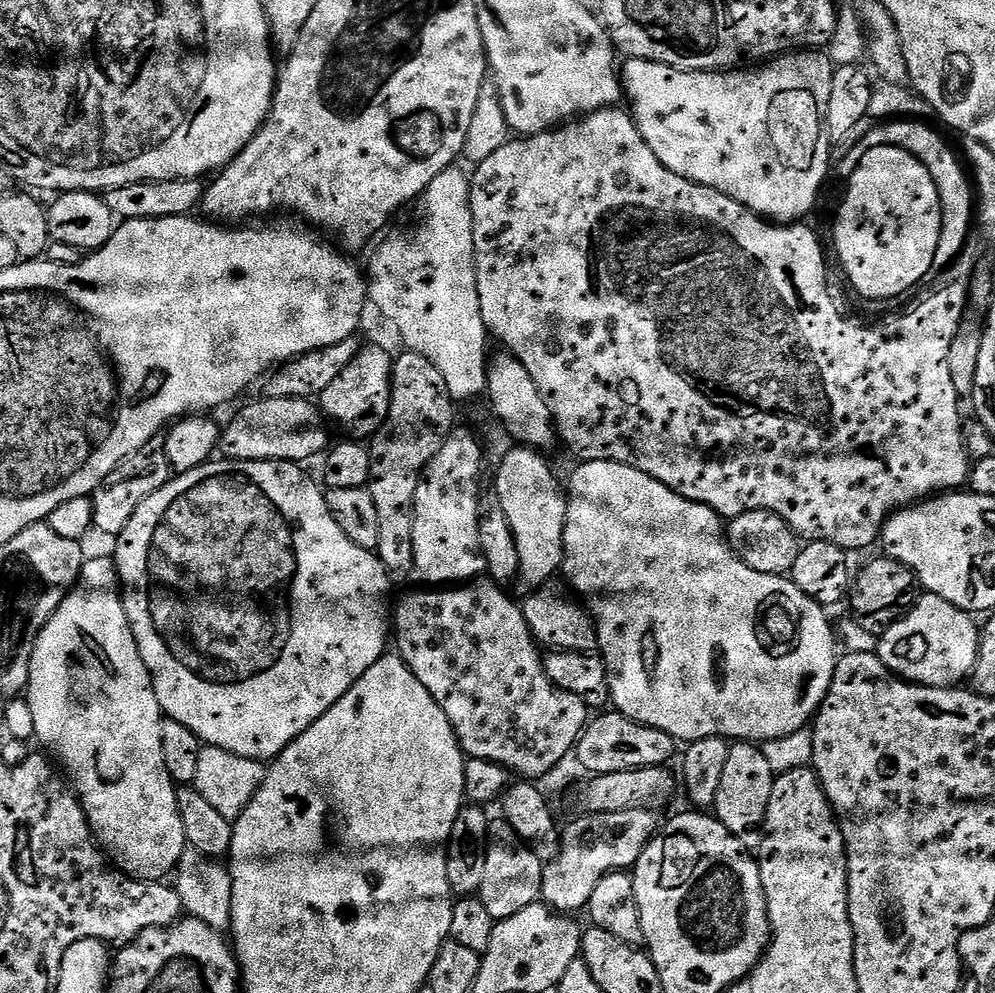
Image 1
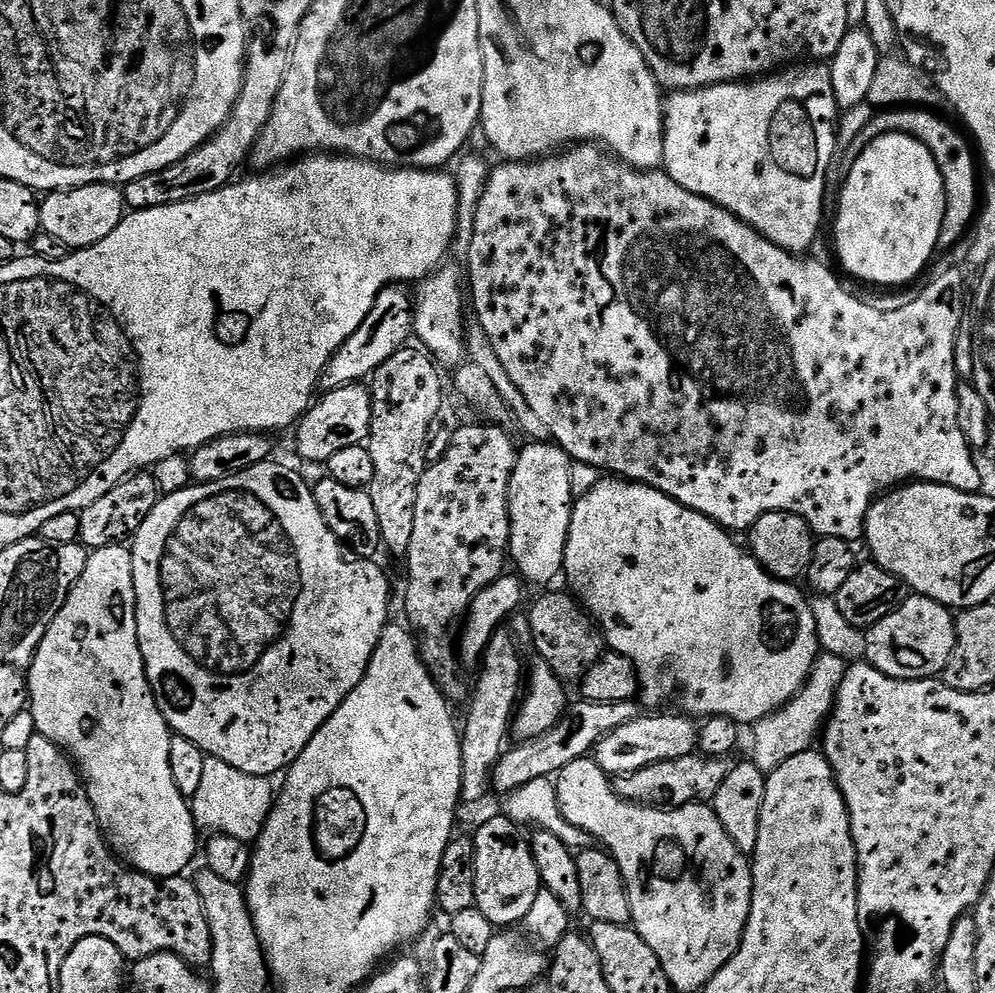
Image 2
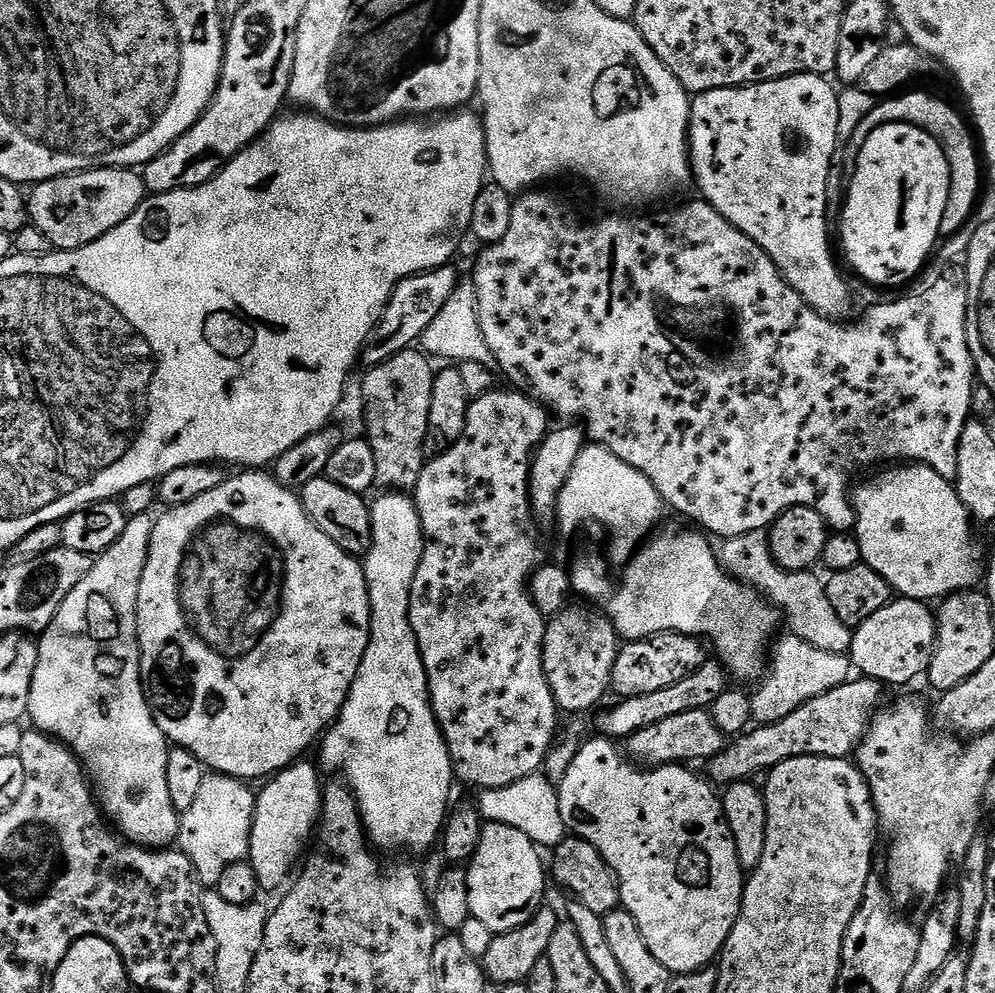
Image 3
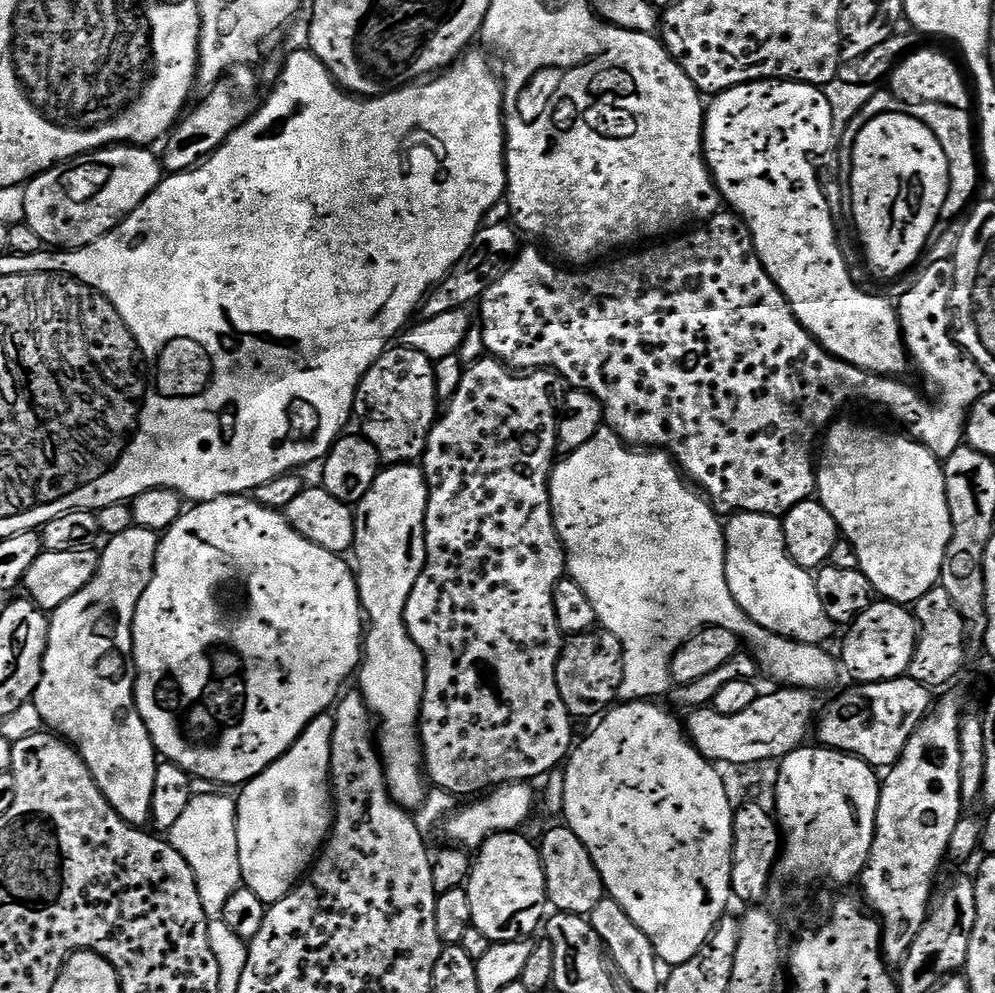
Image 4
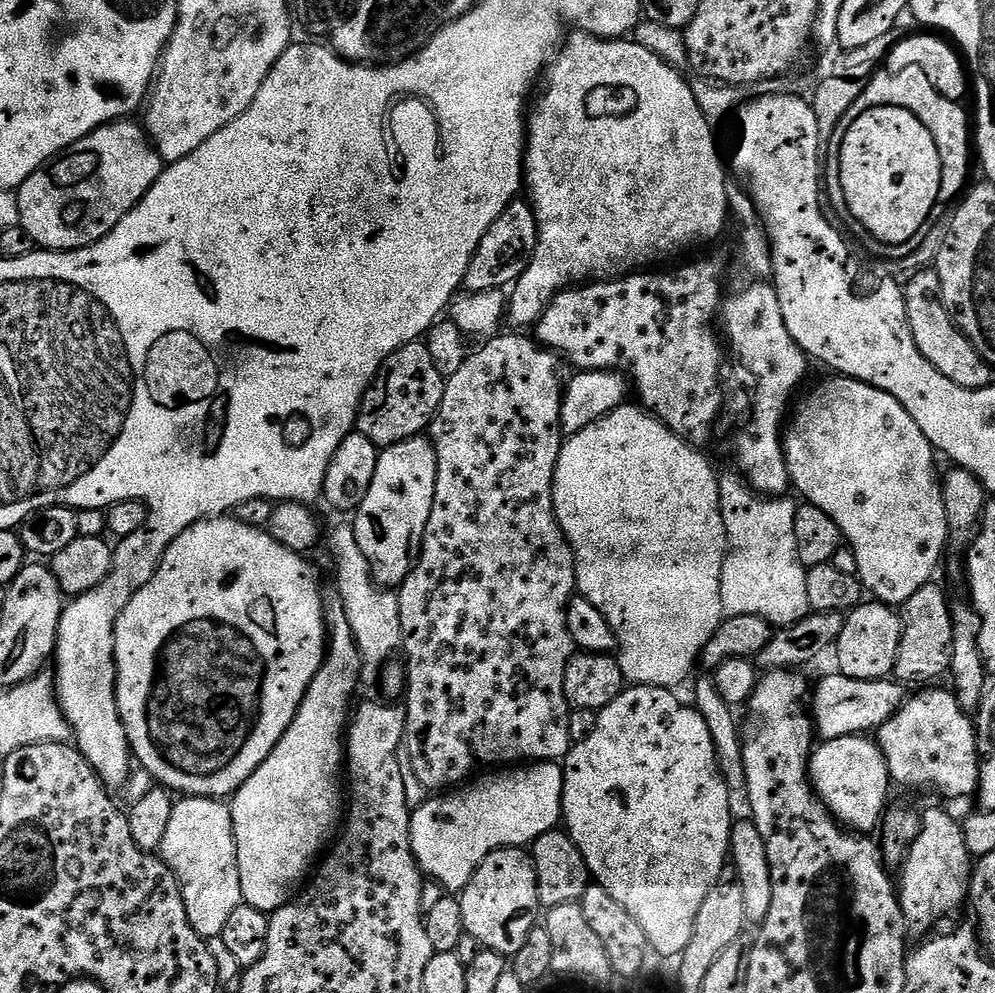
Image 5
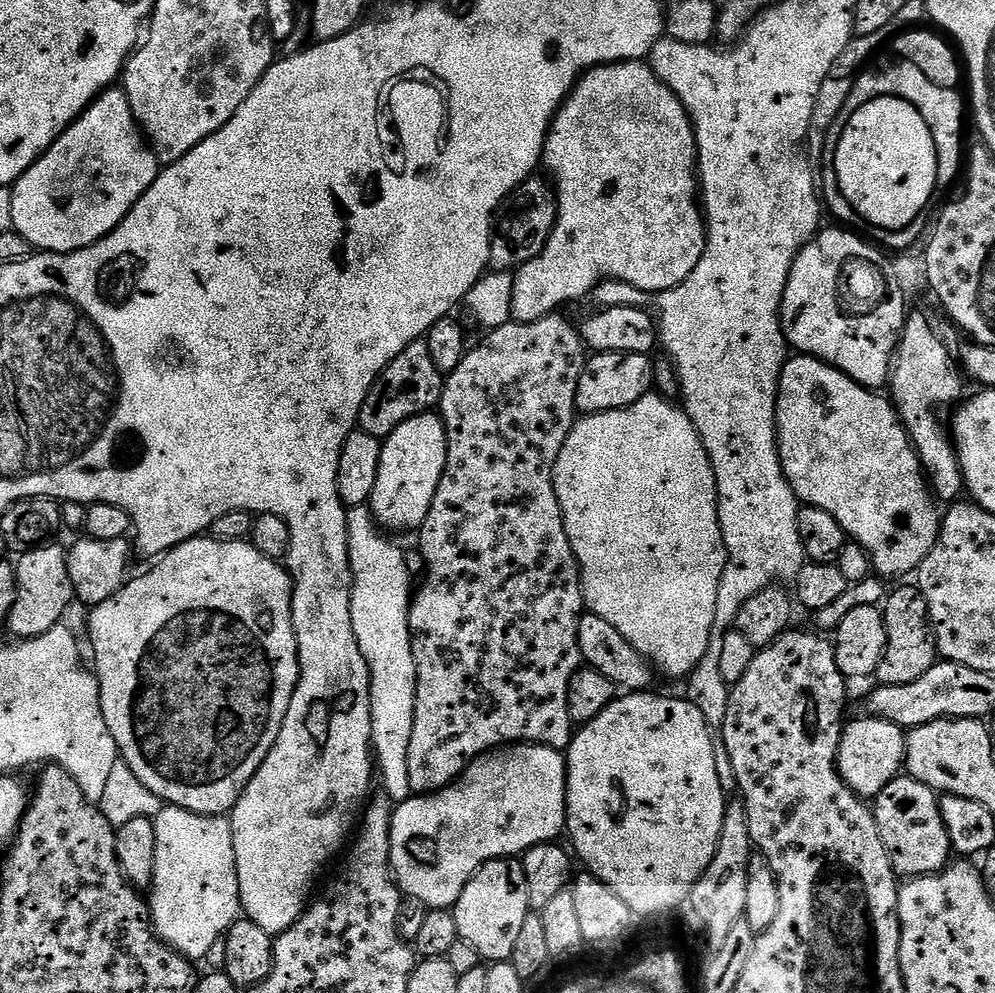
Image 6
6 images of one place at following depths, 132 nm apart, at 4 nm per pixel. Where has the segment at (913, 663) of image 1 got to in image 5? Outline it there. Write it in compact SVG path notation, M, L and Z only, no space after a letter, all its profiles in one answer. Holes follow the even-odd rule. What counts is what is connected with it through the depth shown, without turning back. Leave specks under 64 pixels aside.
M861 602L844 617L842 634L835 642L839 675L859 680L883 680L896 669L898 646L904 625L895 607L879 602Z

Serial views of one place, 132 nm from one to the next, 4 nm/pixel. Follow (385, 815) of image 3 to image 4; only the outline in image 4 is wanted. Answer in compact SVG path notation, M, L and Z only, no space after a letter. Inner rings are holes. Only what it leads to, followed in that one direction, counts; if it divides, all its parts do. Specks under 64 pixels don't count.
M419 463L394 464L385 467L374 478L374 486L355 505L356 514L356 556L354 571L356 585L360 591L360 606L366 613L366 631L362 645L362 659L358 669L360 685L358 691L368 703L373 717L378 721L378 747L384 761L384 773L388 779L388 792L403 808L416 810L424 801L426 793L426 773L424 754L420 746L420 707L426 686L426 666L422 650L410 638L404 621L406 602L418 574L422 574L426 562L426 542L424 541L424 515L428 505L429 486Z

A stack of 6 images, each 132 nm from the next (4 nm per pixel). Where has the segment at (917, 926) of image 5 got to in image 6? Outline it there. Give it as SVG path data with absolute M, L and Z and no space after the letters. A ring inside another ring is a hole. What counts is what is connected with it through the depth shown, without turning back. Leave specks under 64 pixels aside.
M907 774L896 776L875 796L872 813L897 877L929 876L948 867L954 856L952 843L942 822L940 796L930 786Z

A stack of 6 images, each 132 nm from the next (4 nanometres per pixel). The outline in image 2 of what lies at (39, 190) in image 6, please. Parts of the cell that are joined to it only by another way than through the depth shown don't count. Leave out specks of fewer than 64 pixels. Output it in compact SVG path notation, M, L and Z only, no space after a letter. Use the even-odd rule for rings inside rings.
M91 184L81 188L66 188L63 192L49 192L40 204L40 226L43 235L53 236L58 243L65 244L68 250L89 248L102 242L102 238L113 232L124 220L125 215L124 194L115 184Z

